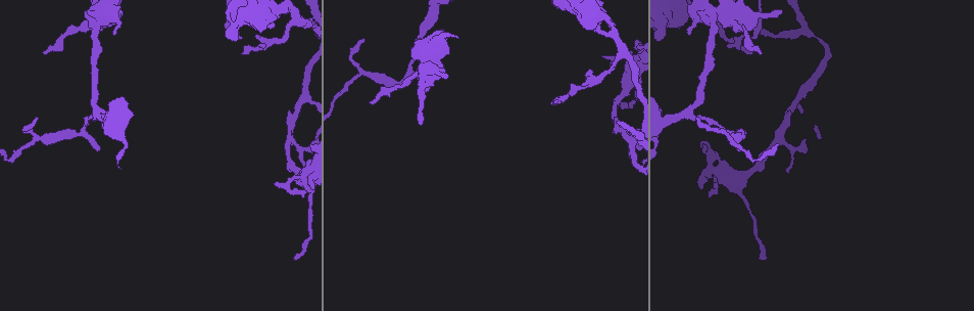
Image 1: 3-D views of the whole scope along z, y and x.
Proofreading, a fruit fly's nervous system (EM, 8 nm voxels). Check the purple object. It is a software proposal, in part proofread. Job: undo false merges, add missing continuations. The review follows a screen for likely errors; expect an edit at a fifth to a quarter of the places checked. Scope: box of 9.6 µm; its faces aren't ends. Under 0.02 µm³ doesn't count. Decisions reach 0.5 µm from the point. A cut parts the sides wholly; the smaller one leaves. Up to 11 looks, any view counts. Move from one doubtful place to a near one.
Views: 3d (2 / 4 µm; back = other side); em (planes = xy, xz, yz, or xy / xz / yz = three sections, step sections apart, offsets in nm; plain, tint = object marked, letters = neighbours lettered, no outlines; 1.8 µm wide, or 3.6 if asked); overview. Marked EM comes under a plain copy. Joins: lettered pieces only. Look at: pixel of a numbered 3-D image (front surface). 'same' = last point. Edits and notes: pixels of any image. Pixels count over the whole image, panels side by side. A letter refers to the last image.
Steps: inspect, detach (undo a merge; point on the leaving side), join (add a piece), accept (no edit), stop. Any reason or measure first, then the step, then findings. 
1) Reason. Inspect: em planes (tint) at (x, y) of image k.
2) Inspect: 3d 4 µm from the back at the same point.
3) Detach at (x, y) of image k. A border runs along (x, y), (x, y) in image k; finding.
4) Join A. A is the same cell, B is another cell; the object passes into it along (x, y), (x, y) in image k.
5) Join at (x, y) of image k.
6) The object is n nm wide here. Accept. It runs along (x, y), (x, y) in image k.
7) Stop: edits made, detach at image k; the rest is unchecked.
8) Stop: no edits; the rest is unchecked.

Three arms meet. Inspect: em xz step 4 (tint) at (625, 52) of image 1.

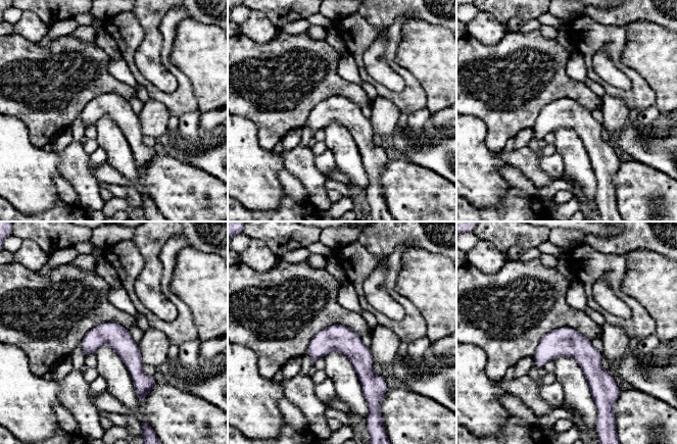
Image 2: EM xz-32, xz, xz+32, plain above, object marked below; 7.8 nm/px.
Inspect: em planes (letters) at the same point.

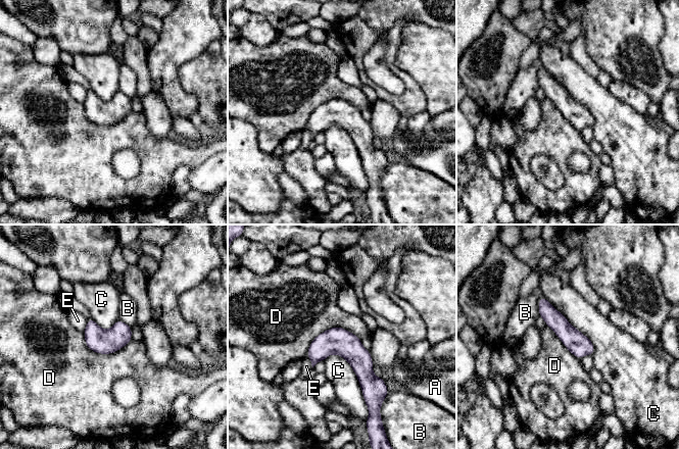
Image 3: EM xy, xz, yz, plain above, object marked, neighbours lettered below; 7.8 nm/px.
Accept. A, B, C, D and E are other cells; all the same neuron.

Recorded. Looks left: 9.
Two arms at a narrow angle. Inspect: 3d 4 µm from the back at (252, 16) of image 1.

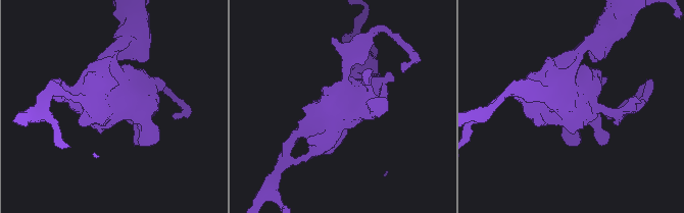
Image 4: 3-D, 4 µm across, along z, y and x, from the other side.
Need the tissue. Inspect: em planes (letters) at (115, 105) of image 4.

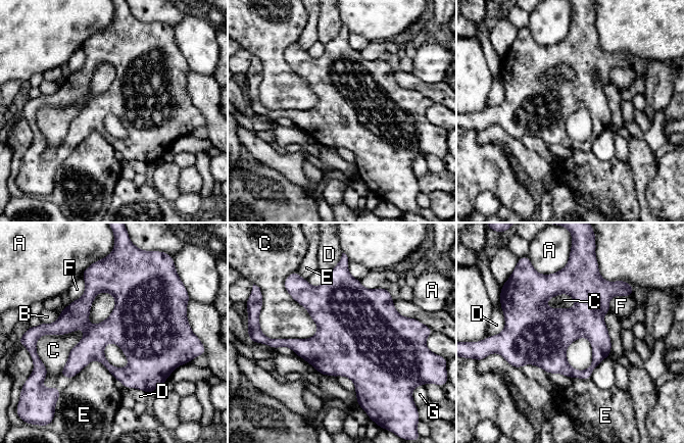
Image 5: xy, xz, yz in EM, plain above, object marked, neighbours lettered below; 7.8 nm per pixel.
Accept. A, B, C, D, E, F and G are other cells; a border runs along (287, 292), (316, 325), (313, 336) in image 5; continuous, no second neuron.

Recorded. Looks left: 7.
Arms run side by side. Inspect: 3d 2 µm at (428, 57) of image 1.

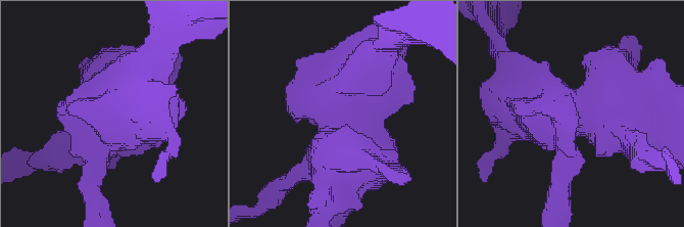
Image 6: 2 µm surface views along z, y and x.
Now the EM. Inspect: em planes (tint) at (112, 120) of image 6.

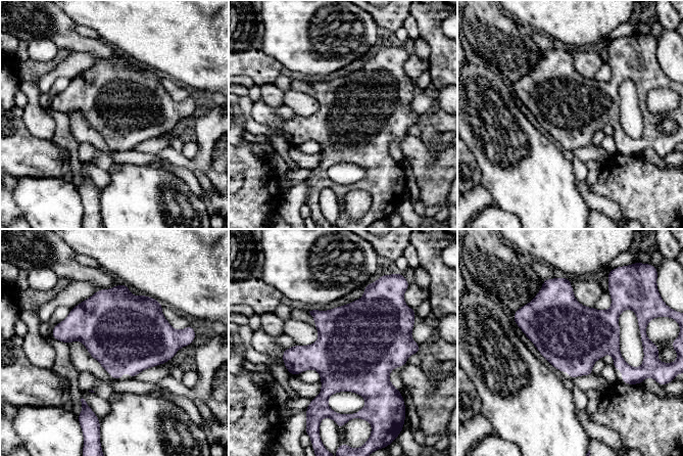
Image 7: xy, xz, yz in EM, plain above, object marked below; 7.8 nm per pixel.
Inspect: em planes (letters) at the same point.

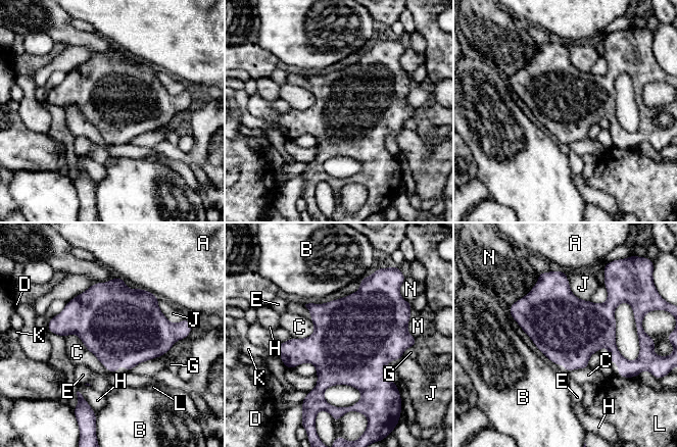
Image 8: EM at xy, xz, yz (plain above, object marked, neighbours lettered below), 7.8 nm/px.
Accept. A, B, C, D, E, G, H, J, K, L, M and N are other cells; a border runs along (63, 337), (76, 334), (102, 365) in image 8; all the same neuron.

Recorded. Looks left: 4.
Thin end. Inspect: em yz step 8 (letters) at (698, 117) of image 1.

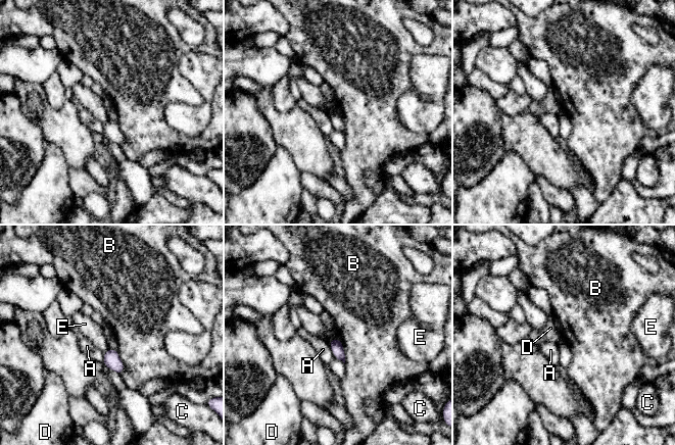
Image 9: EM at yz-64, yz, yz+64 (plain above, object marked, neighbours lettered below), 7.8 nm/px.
Inspect: em planes (letters) at the same point.

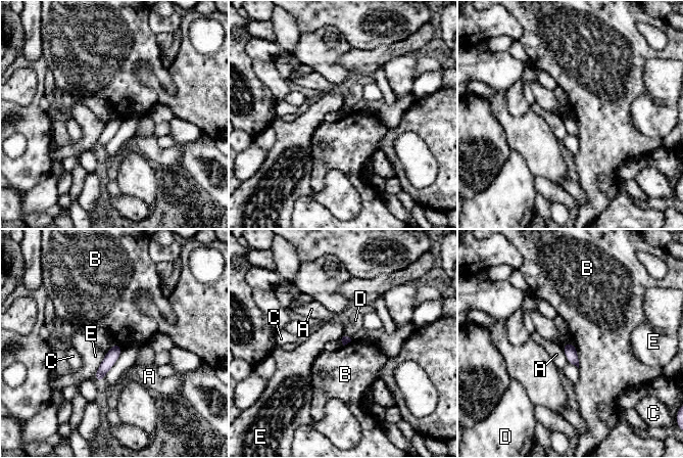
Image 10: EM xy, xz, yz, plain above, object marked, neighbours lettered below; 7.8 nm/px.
The longest contact is with E, 240 nm. Accept. A, B, C, D and E are other cells; none of them fits.

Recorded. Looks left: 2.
Stop: no edits; the rest is unchecked.

